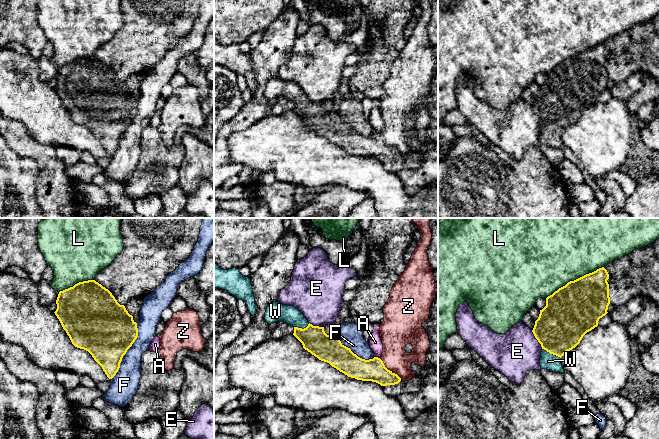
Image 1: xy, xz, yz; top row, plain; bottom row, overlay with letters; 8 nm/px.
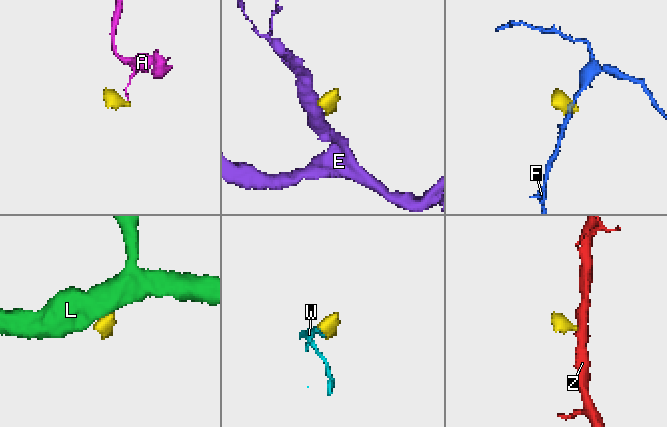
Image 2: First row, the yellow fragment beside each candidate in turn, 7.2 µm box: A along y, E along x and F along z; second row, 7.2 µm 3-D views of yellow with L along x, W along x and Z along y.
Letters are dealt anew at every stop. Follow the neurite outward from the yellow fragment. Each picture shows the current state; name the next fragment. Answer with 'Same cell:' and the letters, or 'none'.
Same cell: W

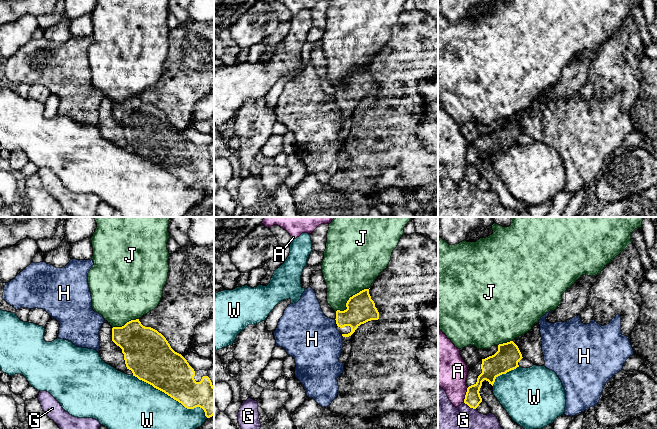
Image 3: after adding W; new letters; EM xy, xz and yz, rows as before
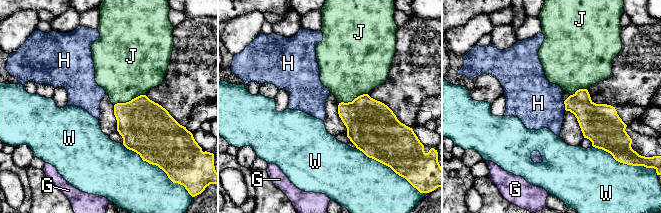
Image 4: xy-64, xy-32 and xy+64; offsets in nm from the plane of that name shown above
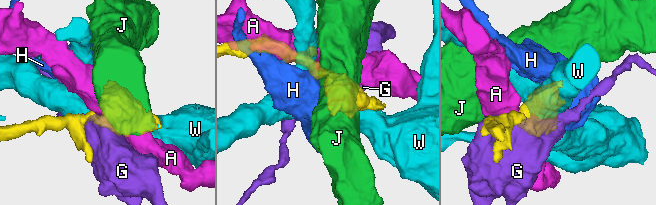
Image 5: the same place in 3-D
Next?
Same cell: none

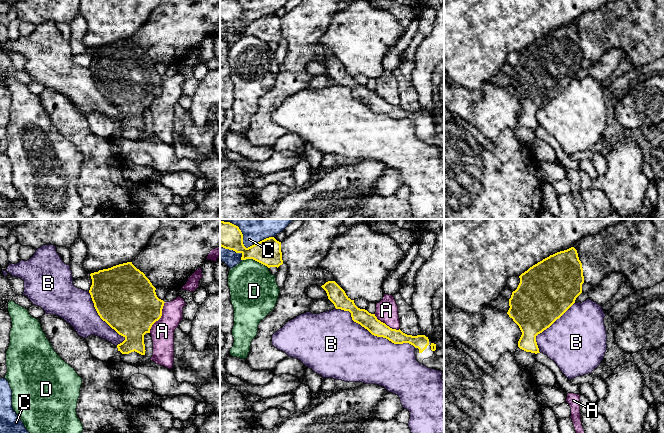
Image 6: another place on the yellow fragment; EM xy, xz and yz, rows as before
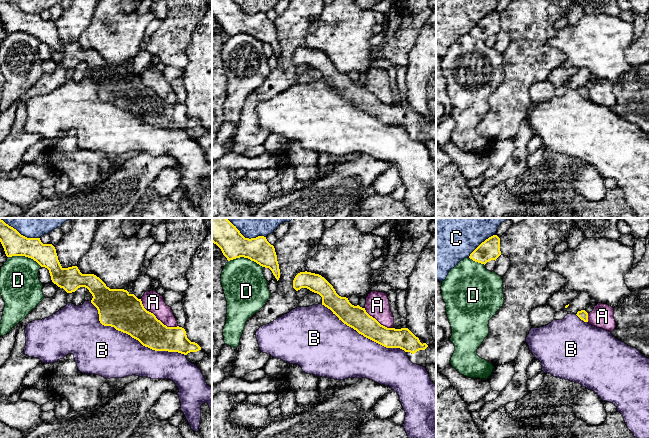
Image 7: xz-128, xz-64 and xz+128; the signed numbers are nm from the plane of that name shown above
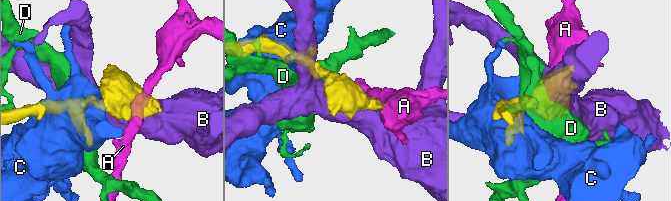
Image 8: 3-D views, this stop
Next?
Same cell: none

